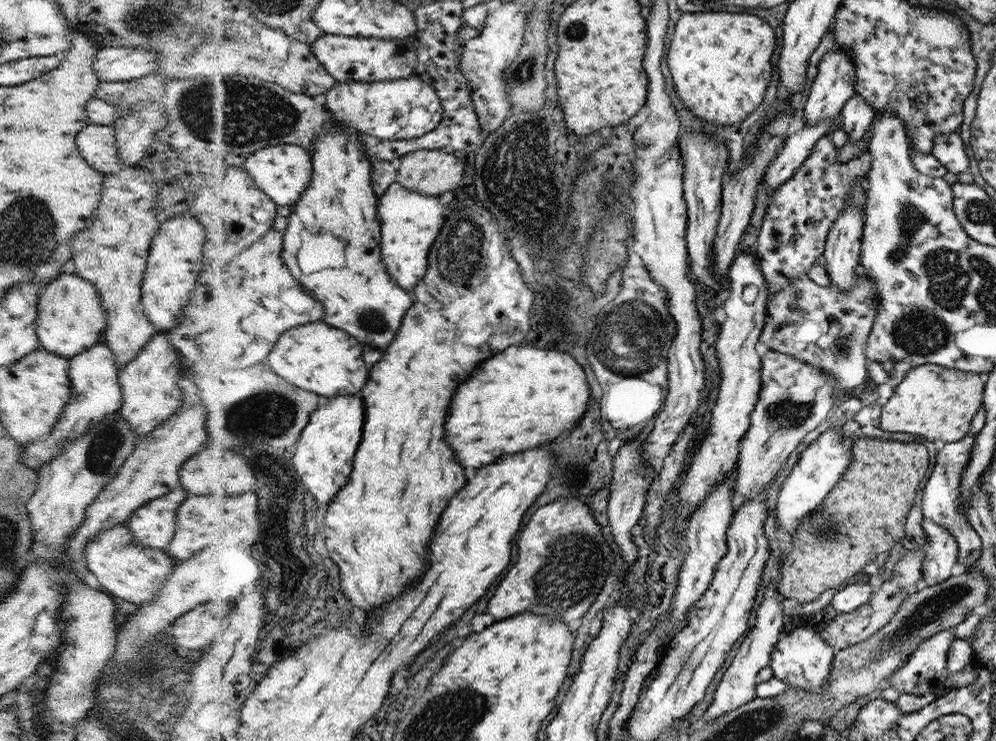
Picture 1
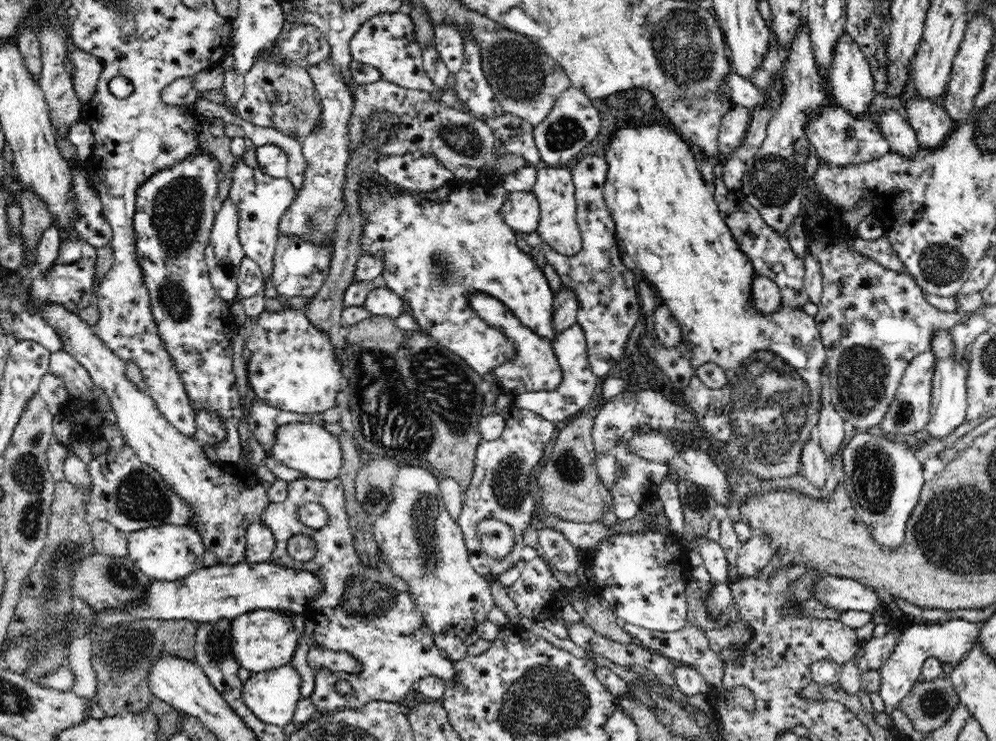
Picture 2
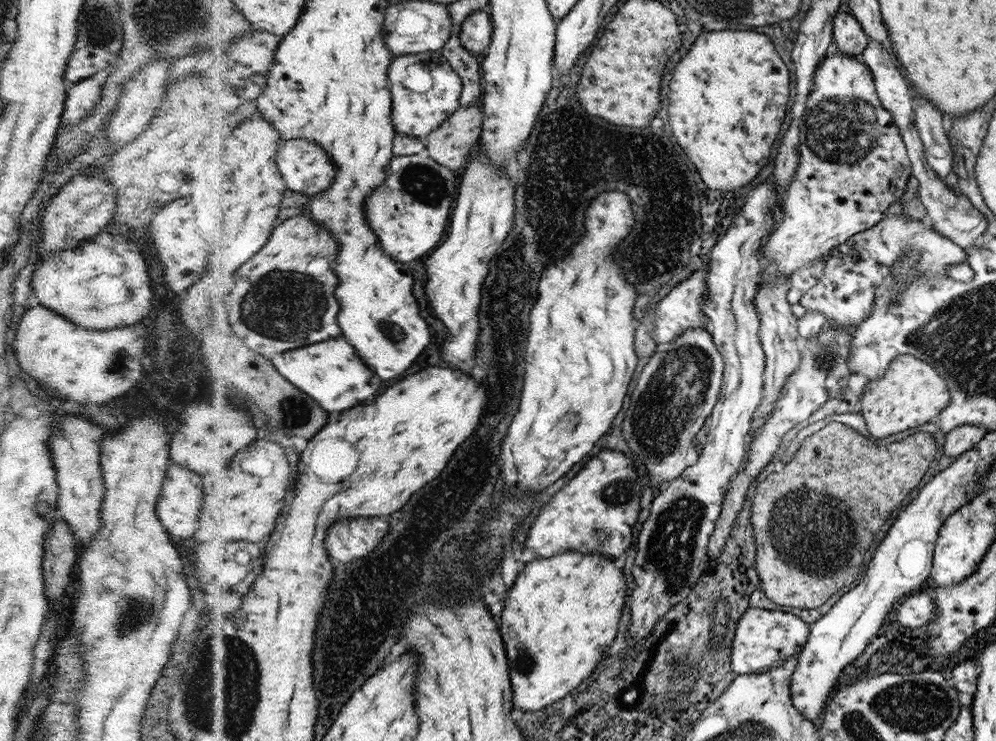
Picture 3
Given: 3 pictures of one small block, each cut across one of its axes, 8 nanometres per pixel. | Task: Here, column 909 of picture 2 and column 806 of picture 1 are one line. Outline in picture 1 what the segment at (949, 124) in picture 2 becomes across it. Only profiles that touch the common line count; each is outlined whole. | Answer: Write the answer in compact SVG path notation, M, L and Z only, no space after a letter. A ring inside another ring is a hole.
M837 47L836 50L824 54L818 64L818 73L814 78L808 100L805 103L804 124L814 125L824 119L828 120L830 117L839 118L842 107L857 93L857 76L854 74L854 61L850 59L848 49Z

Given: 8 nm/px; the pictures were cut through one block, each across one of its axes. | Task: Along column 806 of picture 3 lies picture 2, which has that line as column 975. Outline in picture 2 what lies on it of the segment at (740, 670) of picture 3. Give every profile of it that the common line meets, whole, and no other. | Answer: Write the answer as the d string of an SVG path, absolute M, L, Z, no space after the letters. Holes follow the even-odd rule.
M948 620L946 622L931 622L910 625L908 628L899 635L899 641L894 648L894 652L890 655L890 658L878 669L879 675L881 676L879 680L879 695L884 701L884 708L887 714L890 714L894 708L898 707L900 700L904 696L908 695L913 684L918 680L921 668L928 658L934 658L944 662L948 662L953 666L960 663L962 659L968 656L968 652L972 651L973 644L977 642L980 632L980 624L968 621L968 620Z

